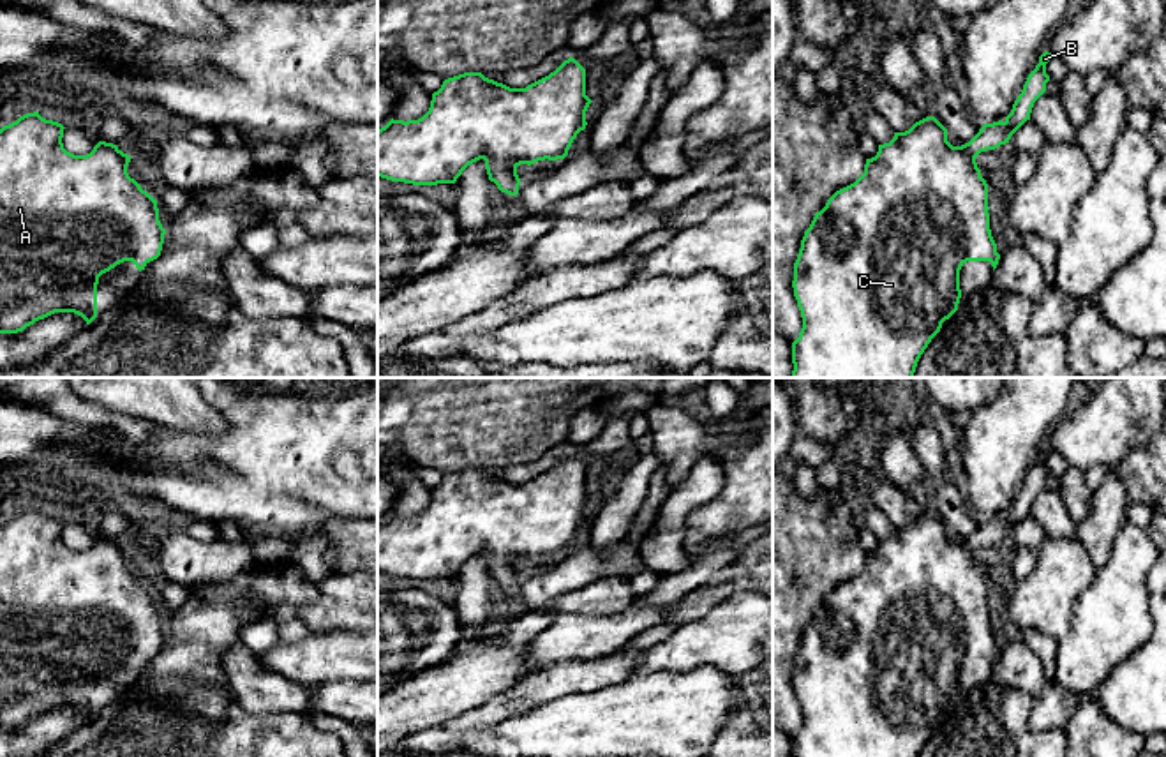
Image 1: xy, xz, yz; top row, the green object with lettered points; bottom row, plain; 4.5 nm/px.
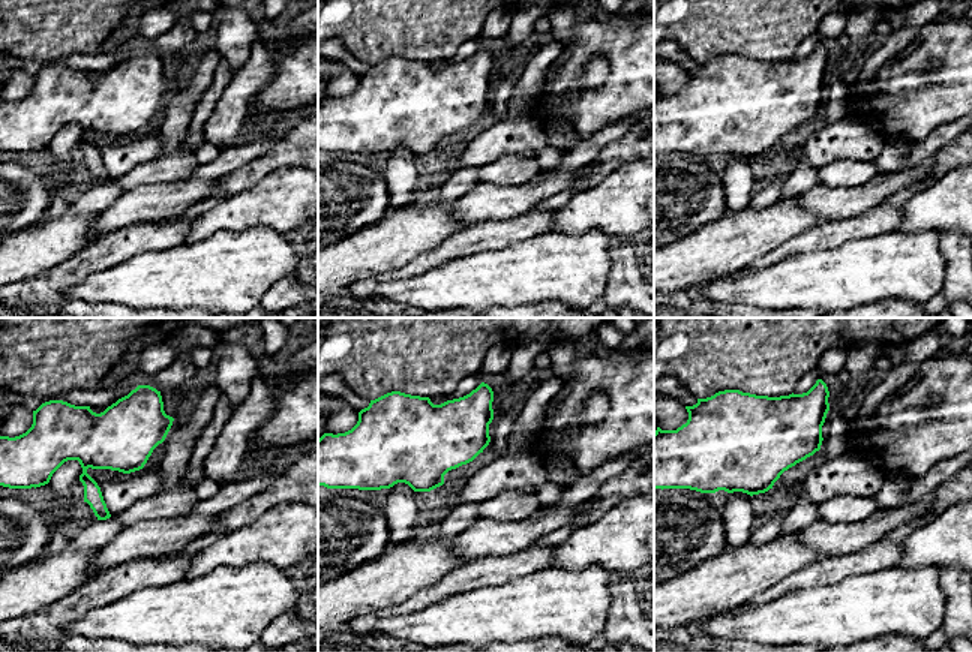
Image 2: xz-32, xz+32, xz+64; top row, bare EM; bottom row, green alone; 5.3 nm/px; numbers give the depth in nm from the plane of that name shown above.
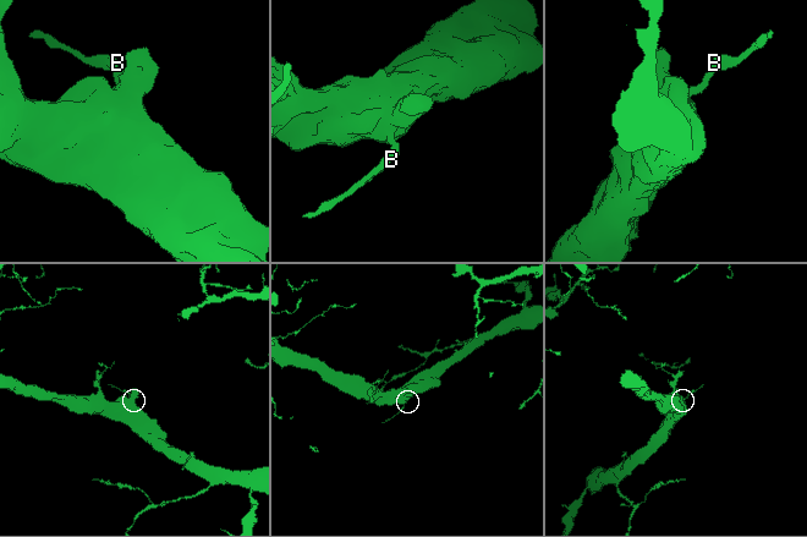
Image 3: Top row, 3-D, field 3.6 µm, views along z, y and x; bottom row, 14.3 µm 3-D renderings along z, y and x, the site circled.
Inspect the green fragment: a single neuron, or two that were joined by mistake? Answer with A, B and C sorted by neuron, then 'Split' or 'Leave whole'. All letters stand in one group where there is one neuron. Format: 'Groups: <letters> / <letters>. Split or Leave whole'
Groups: A C / B. Split

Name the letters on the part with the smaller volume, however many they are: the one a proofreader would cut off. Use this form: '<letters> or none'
B

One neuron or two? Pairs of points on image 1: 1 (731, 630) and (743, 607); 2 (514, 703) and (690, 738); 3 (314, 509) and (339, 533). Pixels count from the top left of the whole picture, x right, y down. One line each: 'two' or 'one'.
1: one
2: two
3: two

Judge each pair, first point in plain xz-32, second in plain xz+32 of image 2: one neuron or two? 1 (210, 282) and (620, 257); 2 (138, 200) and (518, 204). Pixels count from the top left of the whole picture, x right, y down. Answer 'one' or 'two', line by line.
1: two
2: one

